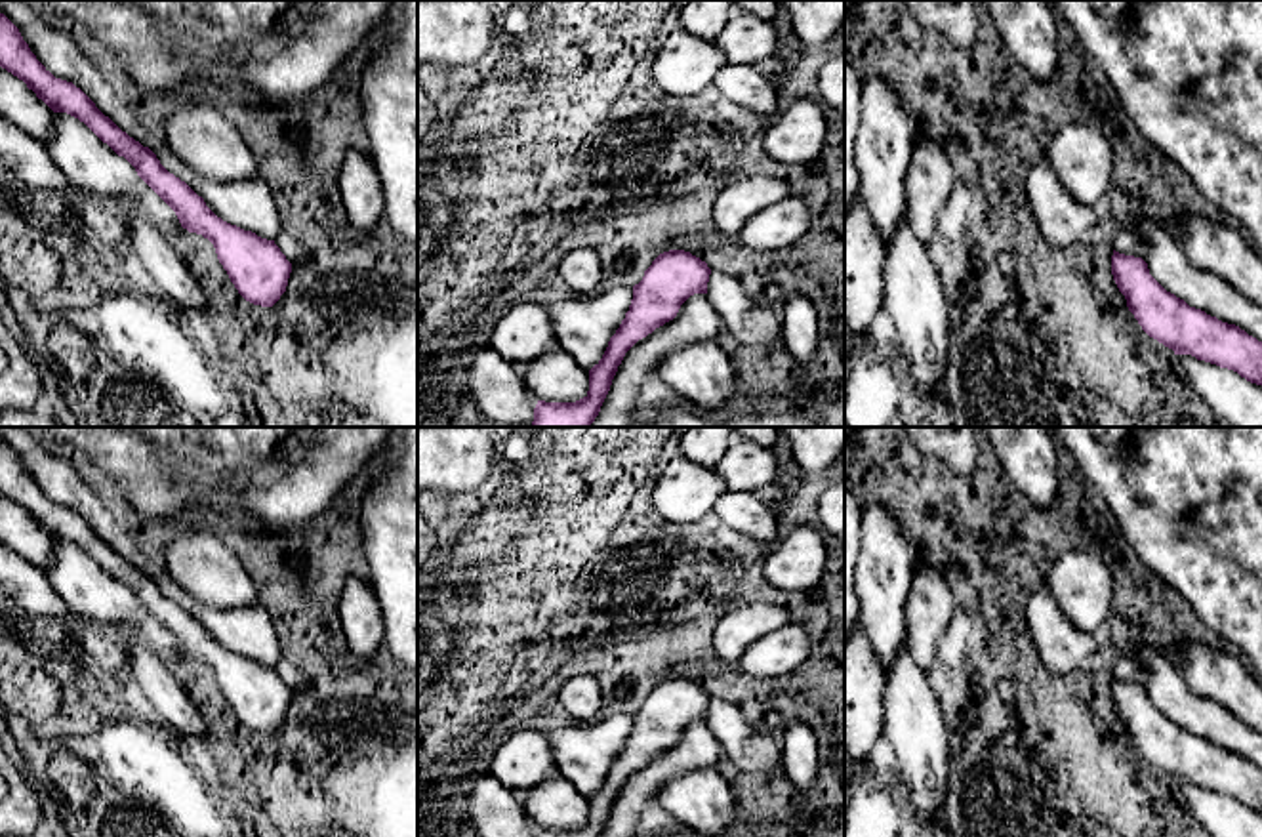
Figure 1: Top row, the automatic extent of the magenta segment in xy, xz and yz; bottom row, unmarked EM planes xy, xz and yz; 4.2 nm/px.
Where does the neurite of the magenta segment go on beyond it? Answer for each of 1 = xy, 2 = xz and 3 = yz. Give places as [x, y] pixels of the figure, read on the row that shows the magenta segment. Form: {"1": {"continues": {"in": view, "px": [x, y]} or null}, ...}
{"1": {"continues": null}, "2": {"continues": null}, "3": {"continues": null}}

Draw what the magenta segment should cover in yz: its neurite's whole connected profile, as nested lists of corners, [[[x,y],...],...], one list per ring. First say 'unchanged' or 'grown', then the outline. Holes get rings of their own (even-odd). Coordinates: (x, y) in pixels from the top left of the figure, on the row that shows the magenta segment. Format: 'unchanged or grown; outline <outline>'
unchanged; outline [[[1113,250],[1111,275],[1129,311],[1150,337],[1174,355],[1191,355],[1262,385],[1262,341],[1167,292],[1142,257]]]

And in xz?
unchanged; outline [[[684,250],[660,254],[633,286],[625,318],[610,337],[602,358],[589,370],[589,391],[576,402],[538,400],[532,427],[591,427],[610,391],[625,353],[656,328],[673,320],[694,294],[707,294],[711,269]]]

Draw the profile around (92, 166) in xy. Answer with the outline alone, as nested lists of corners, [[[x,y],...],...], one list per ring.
[[[53,112],[46,149],[74,193],[118,200],[166,235],[181,227],[175,212],[137,175],[135,168],[78,118]]]

